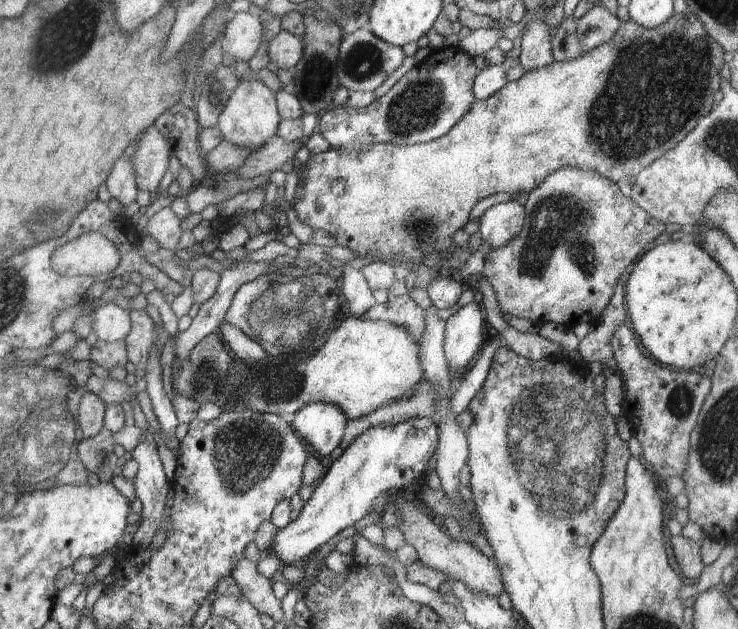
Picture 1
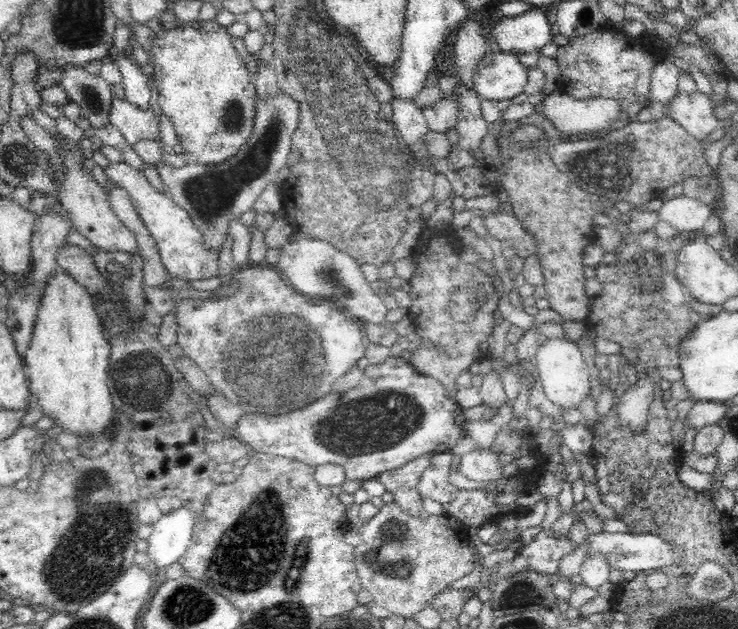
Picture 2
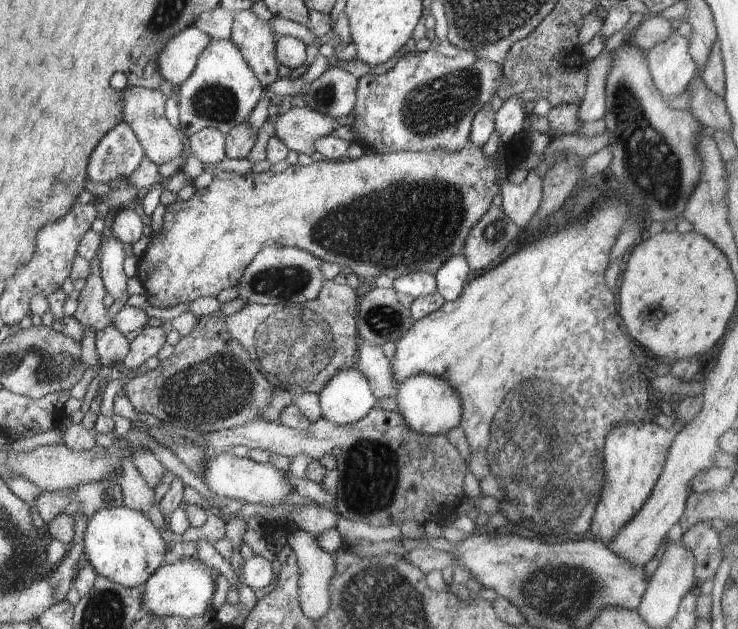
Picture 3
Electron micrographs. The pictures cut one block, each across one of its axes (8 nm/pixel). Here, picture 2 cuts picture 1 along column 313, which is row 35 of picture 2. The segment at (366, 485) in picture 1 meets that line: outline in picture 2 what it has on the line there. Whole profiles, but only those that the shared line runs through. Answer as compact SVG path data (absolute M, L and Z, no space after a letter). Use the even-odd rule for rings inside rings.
M539 7L522 16L503 16L490 23L490 32L503 53L540 53L553 40L550 22Z

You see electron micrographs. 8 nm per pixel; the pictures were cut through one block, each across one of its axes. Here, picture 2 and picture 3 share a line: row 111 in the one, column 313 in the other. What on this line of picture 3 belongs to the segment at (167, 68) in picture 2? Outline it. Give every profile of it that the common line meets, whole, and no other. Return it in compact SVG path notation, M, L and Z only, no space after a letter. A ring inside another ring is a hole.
M516 138L501 145L504 150L498 158L494 154L486 156L482 147L468 142L467 146L460 151L448 151L440 148L430 151L391 151L368 154L368 156L363 155L358 159L346 158L336 161L325 159L321 162L312 162L309 166L294 164L294 166L290 165L289 168L286 168L282 174L271 172L269 168L260 174L250 171L244 176L234 172L220 171L216 176L213 176L210 186L196 190L196 193L187 202L178 200L175 204L166 206L163 230L160 230L158 234L150 234L151 242L139 259L138 278L146 289L145 296L152 307L160 309L170 309L180 303L190 303L203 296L216 297L223 290L237 286L243 277L243 273L255 261L255 257L264 247L269 245L297 247L311 253L314 257L318 257L322 262L337 263L340 267L350 268L352 273L355 273L360 279L375 280L377 277L385 275L390 280L396 281L402 276L416 272L434 275L449 259L463 252L471 229L487 215L494 194L501 192L501 176L504 176L507 180L507 176L518 169L516 166L518 162L524 159L527 152L530 151L530 146L525 145L520 139L516 140Z

